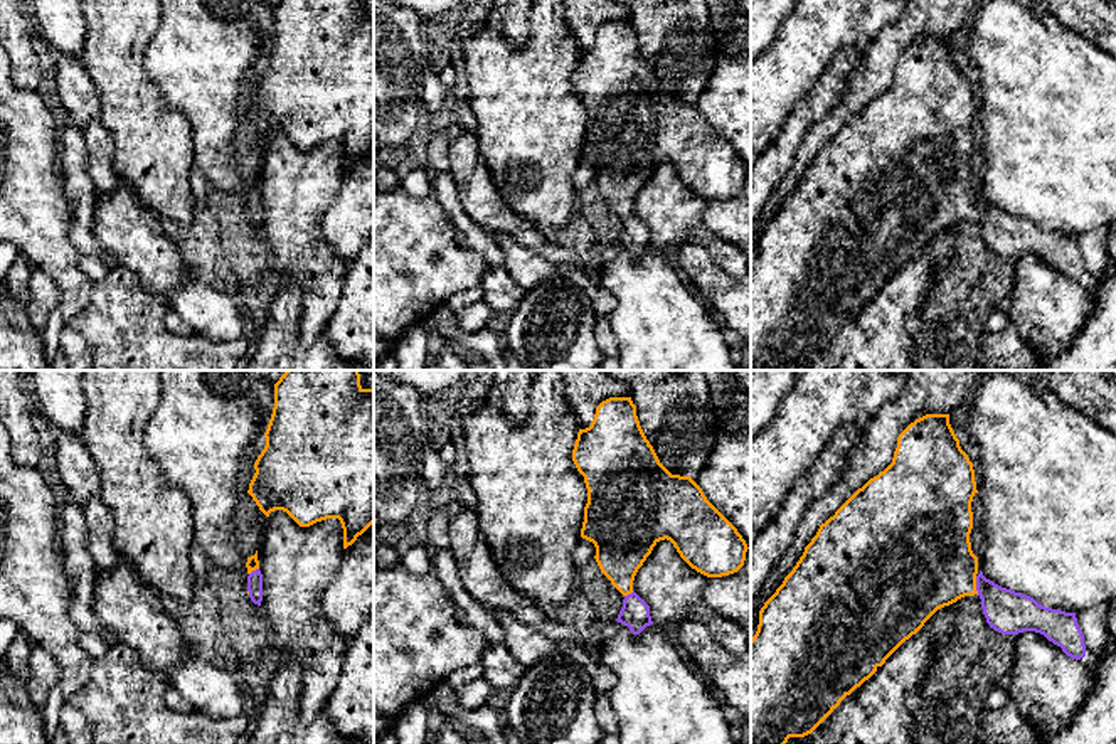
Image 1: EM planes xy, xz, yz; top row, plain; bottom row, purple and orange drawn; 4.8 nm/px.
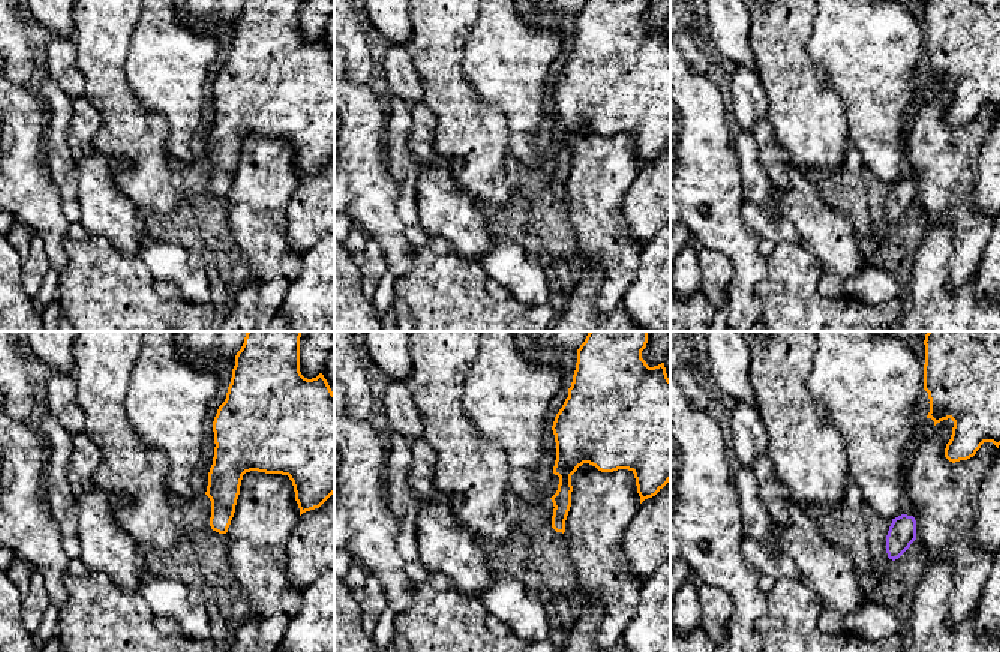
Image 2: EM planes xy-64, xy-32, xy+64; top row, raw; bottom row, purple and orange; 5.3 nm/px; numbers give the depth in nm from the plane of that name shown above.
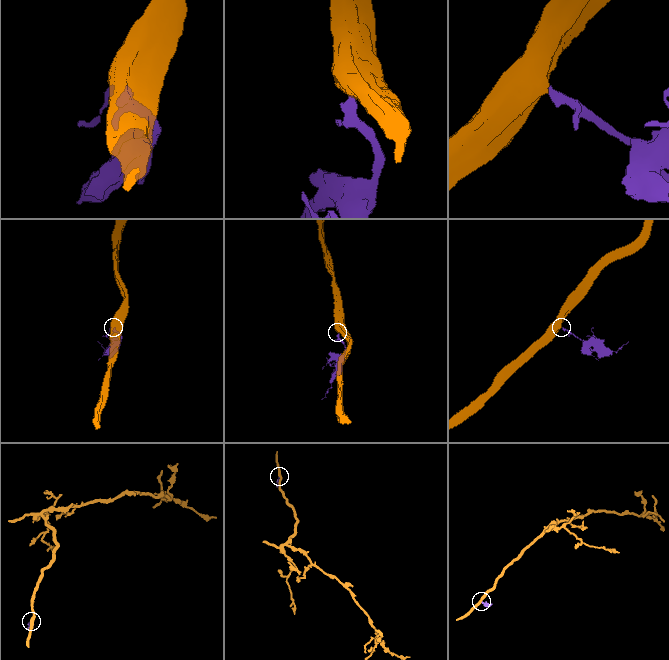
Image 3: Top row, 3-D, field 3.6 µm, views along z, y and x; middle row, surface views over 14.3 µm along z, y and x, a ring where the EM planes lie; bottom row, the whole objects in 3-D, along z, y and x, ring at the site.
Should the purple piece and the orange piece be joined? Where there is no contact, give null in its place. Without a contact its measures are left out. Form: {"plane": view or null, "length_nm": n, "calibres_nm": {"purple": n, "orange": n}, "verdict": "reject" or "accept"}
{"plane": "yz", "length_nm": 90, "calibres_nm": {"purple": 200, "orange": 420}, "verdict": "accept"}

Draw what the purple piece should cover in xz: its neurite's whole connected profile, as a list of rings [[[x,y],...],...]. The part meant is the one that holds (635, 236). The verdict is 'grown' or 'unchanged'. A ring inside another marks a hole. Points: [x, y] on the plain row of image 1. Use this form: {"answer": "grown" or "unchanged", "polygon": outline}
{"answer": "grown", "polygon": [[[609,20],[596,30],[591,49],[577,56],[572,84],[587,111],[581,160],[594,167],[601,195],[624,219],[616,244],[633,258],[653,247],[650,229],[633,214],[633,204],[660,163],[670,163],[680,180],[707,200],[729,199],[744,189],[749,170],[742,158],[690,99],[672,98],[660,86],[631,20]]]}

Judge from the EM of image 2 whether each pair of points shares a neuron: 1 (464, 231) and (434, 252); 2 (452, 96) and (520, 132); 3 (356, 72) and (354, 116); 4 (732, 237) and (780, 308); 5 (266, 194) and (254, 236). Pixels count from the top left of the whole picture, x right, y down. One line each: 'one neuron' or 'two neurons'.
1: two neurons
2: two neurons
3: two neurons
4: two neurons
5: one neuron

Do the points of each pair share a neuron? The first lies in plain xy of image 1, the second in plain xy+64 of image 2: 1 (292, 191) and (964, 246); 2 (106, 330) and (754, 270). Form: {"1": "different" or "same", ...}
{"1": "same", "2": "different"}

